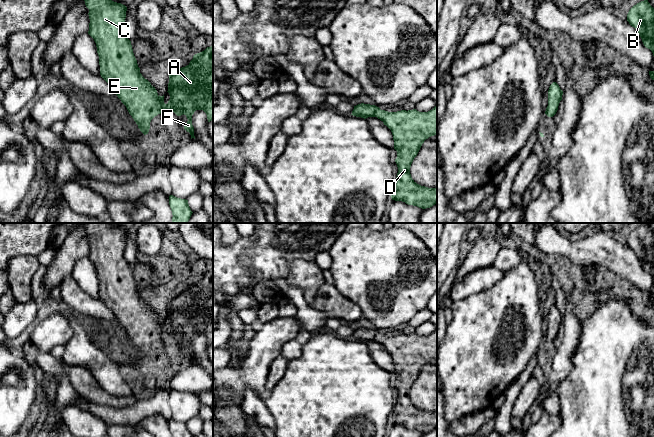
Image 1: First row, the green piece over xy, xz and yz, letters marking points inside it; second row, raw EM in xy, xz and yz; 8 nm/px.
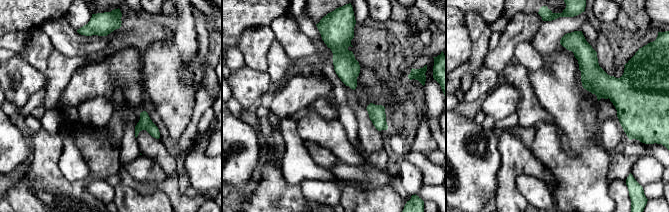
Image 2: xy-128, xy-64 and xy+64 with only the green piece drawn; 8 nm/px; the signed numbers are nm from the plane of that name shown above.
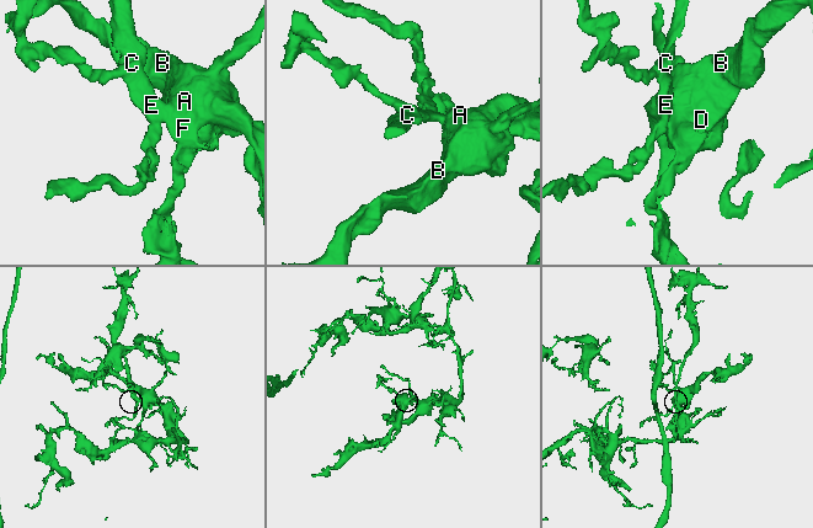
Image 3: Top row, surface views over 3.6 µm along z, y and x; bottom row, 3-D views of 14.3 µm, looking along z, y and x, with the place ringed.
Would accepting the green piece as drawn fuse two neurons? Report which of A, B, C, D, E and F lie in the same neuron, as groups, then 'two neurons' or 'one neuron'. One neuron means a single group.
groups A B C D E F; one neuron

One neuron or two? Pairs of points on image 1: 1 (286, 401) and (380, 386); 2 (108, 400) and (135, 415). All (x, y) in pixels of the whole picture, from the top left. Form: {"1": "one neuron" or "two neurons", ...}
{"1": "one neuron", "2": "two neurons"}

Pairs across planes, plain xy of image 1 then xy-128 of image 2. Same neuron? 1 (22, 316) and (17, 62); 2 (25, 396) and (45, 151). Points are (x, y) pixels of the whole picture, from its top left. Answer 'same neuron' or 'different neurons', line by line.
1: same neuron
2: different neurons

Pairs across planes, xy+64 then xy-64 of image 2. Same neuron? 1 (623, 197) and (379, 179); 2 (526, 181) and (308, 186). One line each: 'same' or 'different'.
1: different
2: same

